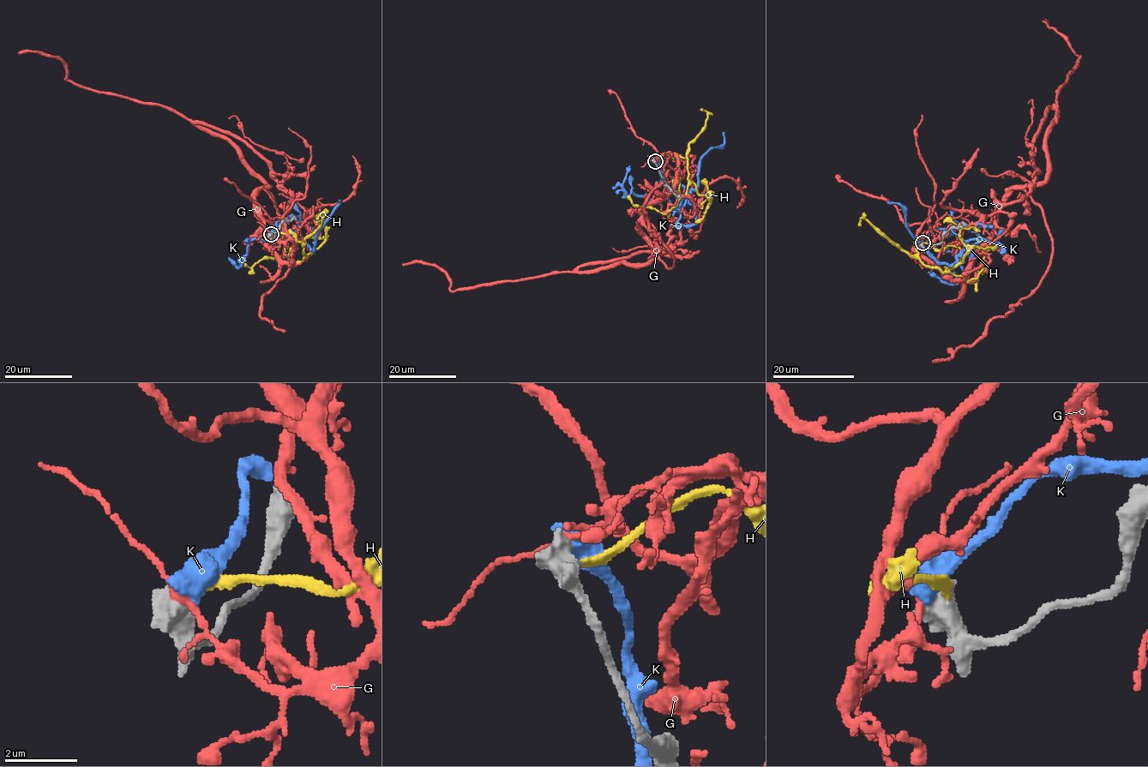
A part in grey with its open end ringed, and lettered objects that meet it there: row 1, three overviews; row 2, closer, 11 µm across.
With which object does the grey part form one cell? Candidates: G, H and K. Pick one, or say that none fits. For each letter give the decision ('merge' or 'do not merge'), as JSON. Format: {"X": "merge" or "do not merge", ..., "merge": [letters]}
{"G": "do not merge", "H": "merge", "K": "do not merge", "merge": ["H"]}

